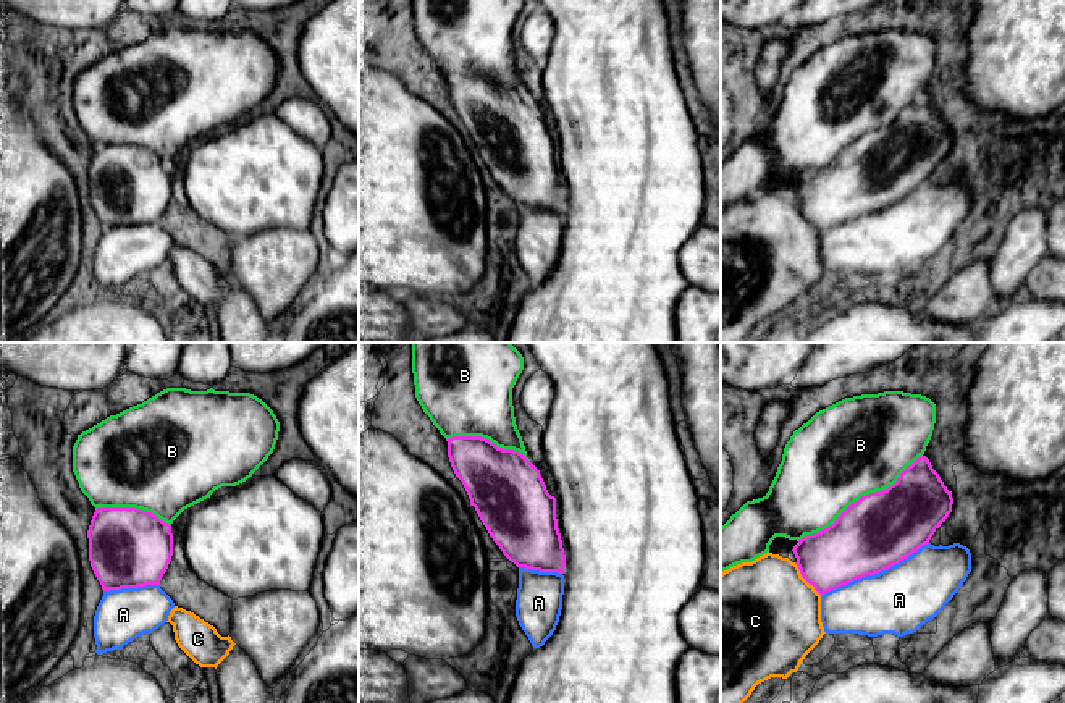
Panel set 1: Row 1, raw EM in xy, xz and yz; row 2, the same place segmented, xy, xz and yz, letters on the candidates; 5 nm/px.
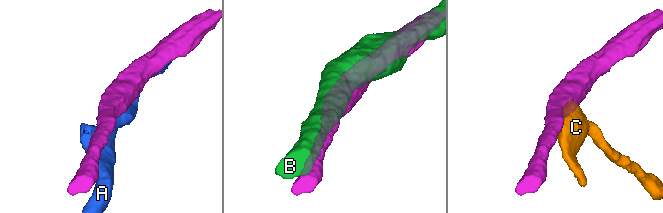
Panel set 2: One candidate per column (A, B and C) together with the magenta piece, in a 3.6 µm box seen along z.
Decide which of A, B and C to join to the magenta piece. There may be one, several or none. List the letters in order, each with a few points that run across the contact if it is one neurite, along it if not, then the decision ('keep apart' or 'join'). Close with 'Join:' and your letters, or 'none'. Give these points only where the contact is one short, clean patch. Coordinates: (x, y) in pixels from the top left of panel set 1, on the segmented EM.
A: keep apart
B: join
C: keep apart
Join: B

